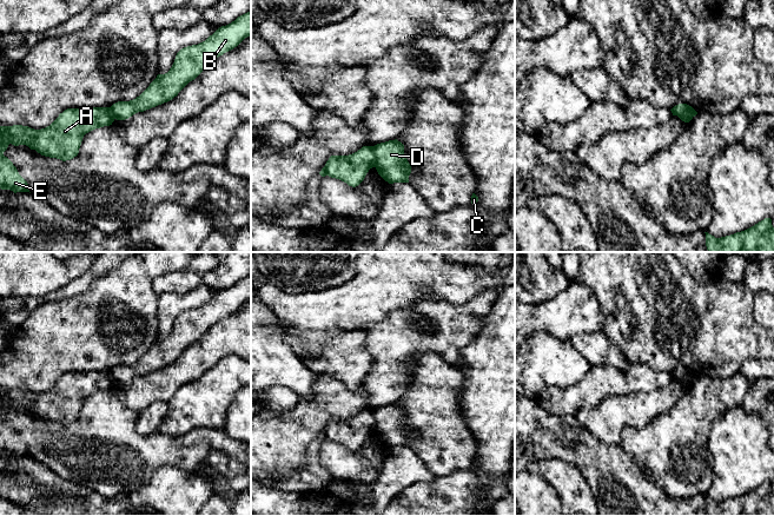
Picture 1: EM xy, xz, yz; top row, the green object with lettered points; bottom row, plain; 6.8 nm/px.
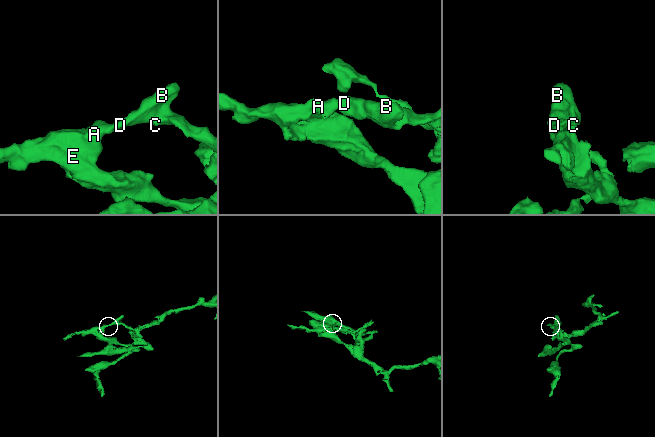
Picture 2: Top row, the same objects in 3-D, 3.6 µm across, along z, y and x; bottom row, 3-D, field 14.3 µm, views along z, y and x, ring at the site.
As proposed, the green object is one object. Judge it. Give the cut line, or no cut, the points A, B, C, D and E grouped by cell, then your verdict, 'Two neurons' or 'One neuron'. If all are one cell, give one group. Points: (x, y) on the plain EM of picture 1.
Split along xz (372, 410), (375, 430). Groups: A E / B C D. Two neurons

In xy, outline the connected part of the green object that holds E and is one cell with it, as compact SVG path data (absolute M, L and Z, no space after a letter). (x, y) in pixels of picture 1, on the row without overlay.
M111 371L67 372L47 391L0 390L0 452L29 456L27 445L13 426L4 419L8 409L26 409L31 414L62 425L78 419L86 397L110 390L114 385Z

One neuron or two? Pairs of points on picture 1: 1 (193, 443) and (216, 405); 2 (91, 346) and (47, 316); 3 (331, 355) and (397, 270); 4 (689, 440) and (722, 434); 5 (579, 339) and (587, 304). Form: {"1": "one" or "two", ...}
{"1": "two", "2": "one", "3": "two", "4": "two", "5": "two"}

